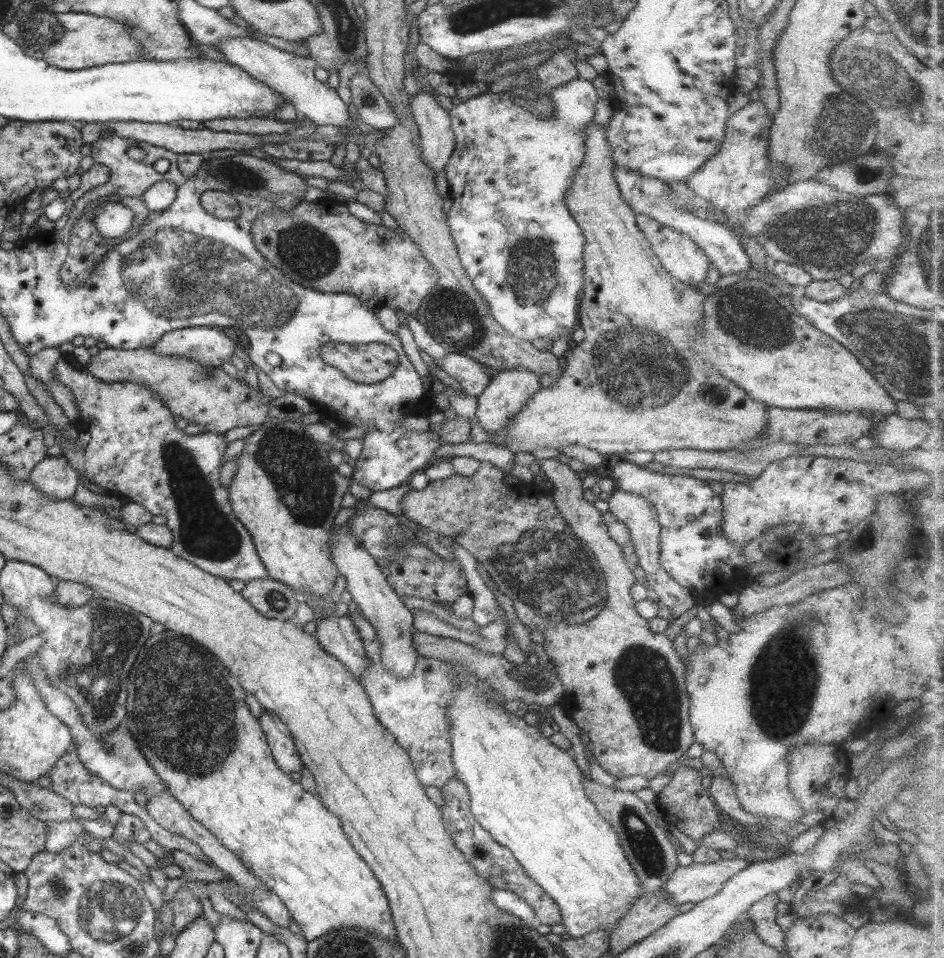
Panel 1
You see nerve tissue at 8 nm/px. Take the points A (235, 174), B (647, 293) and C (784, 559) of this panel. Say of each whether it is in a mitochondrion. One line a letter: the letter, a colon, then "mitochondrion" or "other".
A: mitochondrion
B: other
C: other

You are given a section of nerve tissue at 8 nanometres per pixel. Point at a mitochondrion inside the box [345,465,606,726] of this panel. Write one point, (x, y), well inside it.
(545, 568)

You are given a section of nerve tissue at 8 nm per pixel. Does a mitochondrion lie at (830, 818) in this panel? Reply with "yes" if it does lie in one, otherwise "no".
no

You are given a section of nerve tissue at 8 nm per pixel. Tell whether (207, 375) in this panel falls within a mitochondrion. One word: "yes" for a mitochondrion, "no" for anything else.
yes

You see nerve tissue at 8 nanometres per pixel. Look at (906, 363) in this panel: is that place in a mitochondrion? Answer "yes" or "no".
yes

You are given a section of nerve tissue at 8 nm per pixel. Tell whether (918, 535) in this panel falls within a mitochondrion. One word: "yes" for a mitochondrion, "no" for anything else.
no

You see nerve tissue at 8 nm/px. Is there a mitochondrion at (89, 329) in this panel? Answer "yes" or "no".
no

